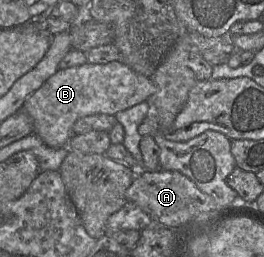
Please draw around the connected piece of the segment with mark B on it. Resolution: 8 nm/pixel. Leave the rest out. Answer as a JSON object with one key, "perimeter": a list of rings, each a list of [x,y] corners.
{"perimeter":[[[122,61],[106,64],[85,63],[59,69],[44,84],[27,97],[21,110],[33,120],[34,131],[51,148],[67,147],[74,135],[75,122],[95,114],[115,116],[118,112],[147,101],[155,92],[153,78],[134,72]]]}

